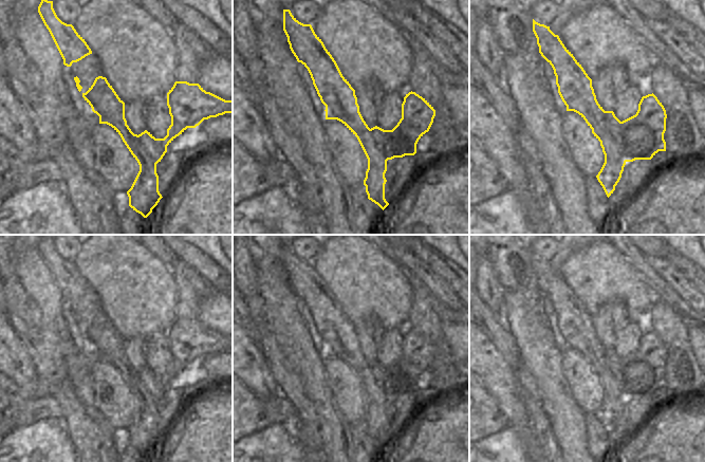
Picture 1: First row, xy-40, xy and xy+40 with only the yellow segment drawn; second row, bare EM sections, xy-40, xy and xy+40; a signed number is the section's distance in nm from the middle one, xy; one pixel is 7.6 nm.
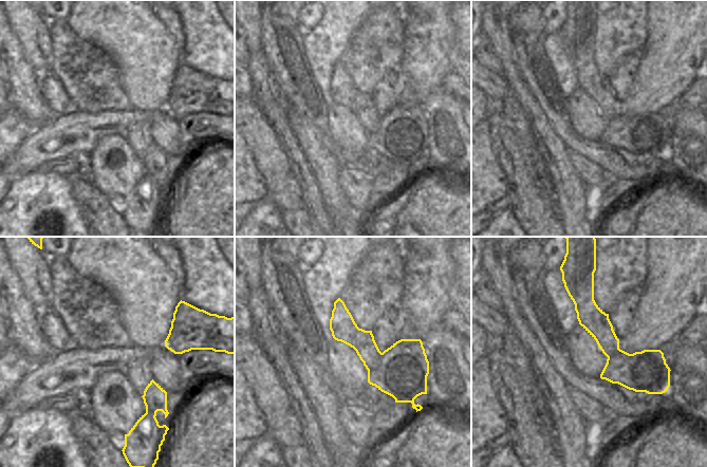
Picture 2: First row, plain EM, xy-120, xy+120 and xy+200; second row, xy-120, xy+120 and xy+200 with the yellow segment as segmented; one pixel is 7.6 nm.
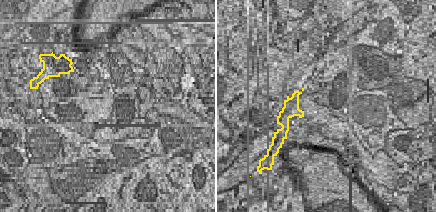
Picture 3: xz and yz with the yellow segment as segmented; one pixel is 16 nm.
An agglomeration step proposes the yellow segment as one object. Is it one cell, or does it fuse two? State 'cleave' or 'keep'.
cleave

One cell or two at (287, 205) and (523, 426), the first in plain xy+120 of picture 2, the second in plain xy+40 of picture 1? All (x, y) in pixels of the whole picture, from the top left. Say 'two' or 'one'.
one

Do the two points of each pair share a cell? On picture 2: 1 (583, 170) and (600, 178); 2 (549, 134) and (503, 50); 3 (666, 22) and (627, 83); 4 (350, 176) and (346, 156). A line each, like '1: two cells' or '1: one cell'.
1: one cell
2: one cell
3: two cells
4: two cells

